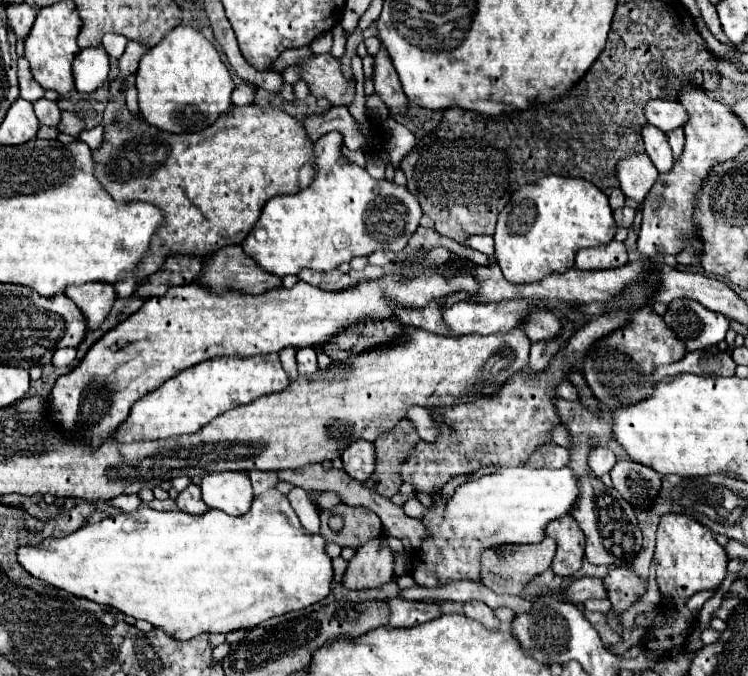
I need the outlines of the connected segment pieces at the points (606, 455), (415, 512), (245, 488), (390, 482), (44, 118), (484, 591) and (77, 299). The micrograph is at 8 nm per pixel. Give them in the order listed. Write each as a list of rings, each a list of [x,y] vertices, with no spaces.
[[[595,447],[589,451],[589,457],[587,457],[587,463],[597,477],[609,473],[613,469],[615,461],[617,461],[615,453],[609,447]]]
[[[411,497],[405,505],[403,505],[403,511],[405,511],[405,515],[409,515],[409,517],[415,517],[415,519],[419,519],[421,517],[421,513],[423,513],[423,505],[415,499],[415,497]]]
[[[225,471],[225,473],[209,473],[201,481],[203,501],[211,509],[219,509],[227,515],[239,517],[251,509],[253,489],[247,473],[241,471]]]
[[[399,421],[395,431],[383,433],[373,445],[377,455],[375,473],[365,481],[365,487],[377,491],[383,497],[391,497],[401,487],[401,463],[409,457],[409,449],[417,445],[421,437],[411,421]]]
[[[39,99],[33,103],[35,107],[35,113],[37,113],[37,119],[41,121],[41,125],[47,125],[47,127],[57,127],[59,121],[61,121],[61,111],[57,107],[55,101],[47,101],[47,99]]]
[[[455,581],[451,585],[443,585],[439,589],[423,589],[423,587],[411,587],[407,591],[401,591],[403,599],[445,599],[445,601],[483,601],[491,609],[497,607],[509,607],[515,613],[517,611],[529,611],[531,601],[525,601],[521,597],[511,597],[511,595],[497,595],[491,589],[487,589],[483,583],[473,583],[473,581]]]
[[[79,285],[65,289],[65,295],[83,311],[89,329],[97,329],[105,321],[117,299],[115,285]]]

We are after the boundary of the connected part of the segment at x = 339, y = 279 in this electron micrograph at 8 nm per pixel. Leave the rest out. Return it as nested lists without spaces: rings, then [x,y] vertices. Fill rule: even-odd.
[[[303,269],[299,273],[299,279],[309,283],[309,285],[315,285],[319,289],[325,289],[325,291],[341,291],[341,289],[349,289],[349,287],[357,285],[355,279],[341,273],[339,269],[333,269],[327,273],[319,273],[319,271],[315,273],[313,269]]]

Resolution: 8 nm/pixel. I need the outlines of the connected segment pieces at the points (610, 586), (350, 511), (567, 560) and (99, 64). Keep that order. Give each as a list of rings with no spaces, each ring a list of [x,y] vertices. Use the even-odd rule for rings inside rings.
[[[629,567],[611,569],[605,577],[605,587],[609,591],[609,601],[615,613],[627,611],[641,595],[647,591],[647,581]]]
[[[339,503],[337,507],[321,509],[319,517],[321,517],[321,531],[319,533],[325,537],[325,541],[333,541],[339,547],[359,549],[359,545],[365,545],[369,539],[383,535],[381,519],[365,507],[349,507],[345,503]],[[335,513],[339,513],[345,519],[345,527],[339,533],[335,533],[327,527],[327,519]]]
[[[569,515],[559,517],[557,521],[549,521],[545,533],[557,541],[557,555],[553,559],[553,573],[559,577],[571,577],[575,575],[583,563],[583,549],[585,549],[585,537],[581,535],[581,529],[577,521]]]
[[[103,47],[83,49],[73,61],[73,79],[79,93],[93,93],[109,75],[109,57]]]

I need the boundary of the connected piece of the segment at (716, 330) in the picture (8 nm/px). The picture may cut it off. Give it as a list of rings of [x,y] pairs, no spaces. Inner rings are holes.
[[[691,299],[671,301],[665,313],[665,323],[687,345],[687,351],[721,343],[729,329],[727,317],[713,313]]]

